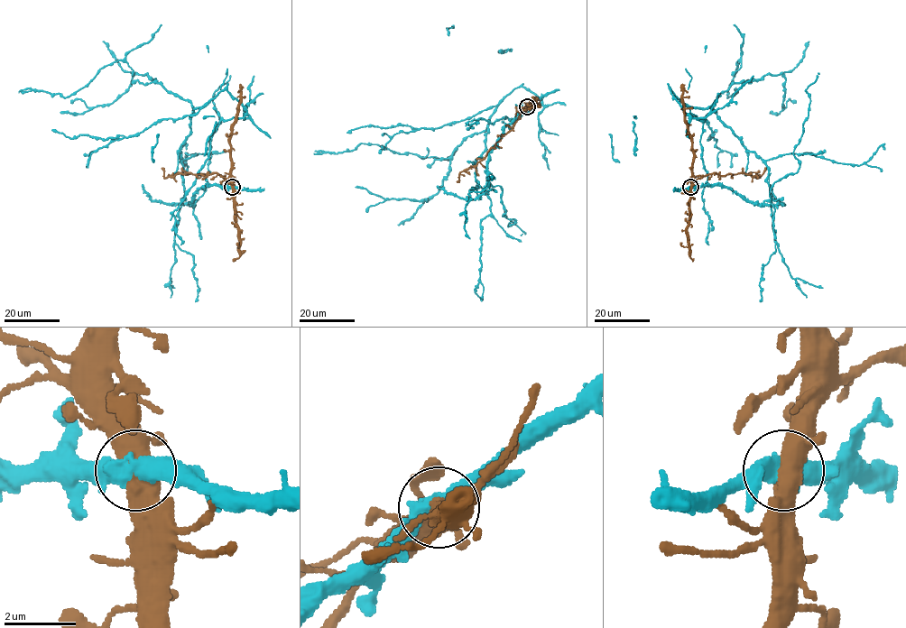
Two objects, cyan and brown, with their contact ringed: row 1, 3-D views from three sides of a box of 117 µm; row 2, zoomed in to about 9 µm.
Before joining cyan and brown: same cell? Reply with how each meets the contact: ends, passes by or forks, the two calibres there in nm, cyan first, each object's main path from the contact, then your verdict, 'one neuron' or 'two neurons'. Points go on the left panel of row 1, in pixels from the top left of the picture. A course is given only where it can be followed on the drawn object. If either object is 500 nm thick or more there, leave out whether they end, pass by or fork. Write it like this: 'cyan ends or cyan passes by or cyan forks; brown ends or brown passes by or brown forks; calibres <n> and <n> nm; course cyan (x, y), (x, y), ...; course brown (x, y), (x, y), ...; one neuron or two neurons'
cyan passes by; brown forks; calibres 440 and 480 nm; course cyan (232, 187), (181, 200), (192, 109), (226, 89), (246, 114), (219, 122), (173, 212), (180, 244); course brown (232, 187), (216, 172), (207, 175), (180, 173), (164, 178), (161, 168); two neurons

